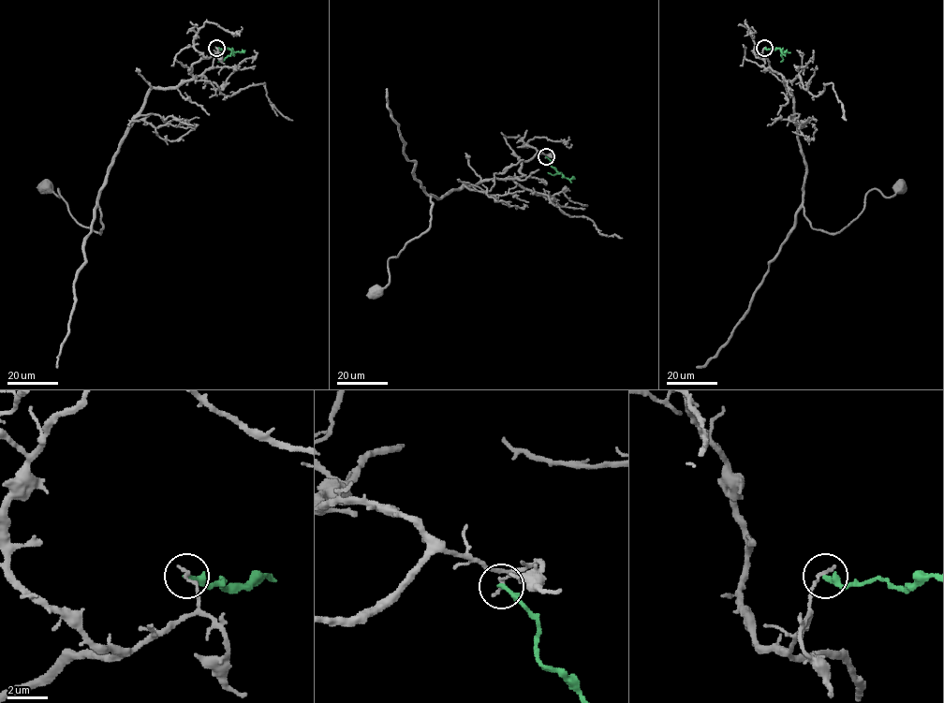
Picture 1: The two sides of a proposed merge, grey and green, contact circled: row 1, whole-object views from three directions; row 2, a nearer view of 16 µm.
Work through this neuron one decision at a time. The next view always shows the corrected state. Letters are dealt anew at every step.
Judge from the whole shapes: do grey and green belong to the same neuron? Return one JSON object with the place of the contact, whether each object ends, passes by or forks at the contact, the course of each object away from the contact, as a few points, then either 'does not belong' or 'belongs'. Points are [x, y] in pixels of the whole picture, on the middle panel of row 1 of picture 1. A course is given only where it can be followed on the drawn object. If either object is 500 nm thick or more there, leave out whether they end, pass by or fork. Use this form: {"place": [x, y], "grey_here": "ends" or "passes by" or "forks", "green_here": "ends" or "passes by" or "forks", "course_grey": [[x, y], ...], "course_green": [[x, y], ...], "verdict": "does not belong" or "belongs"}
{"place": [546, 156], "grey_here": "ends", "green_here": "ends", "course_grey": [[546, 156], [523, 160], [522, 176], [427, 195], [430, 227], [390, 257], [389, 283], [375, 292]], "course_green": [[546, 156], [551, 166], [561, 173], [548, 172]], "verdict": "does not belong"}

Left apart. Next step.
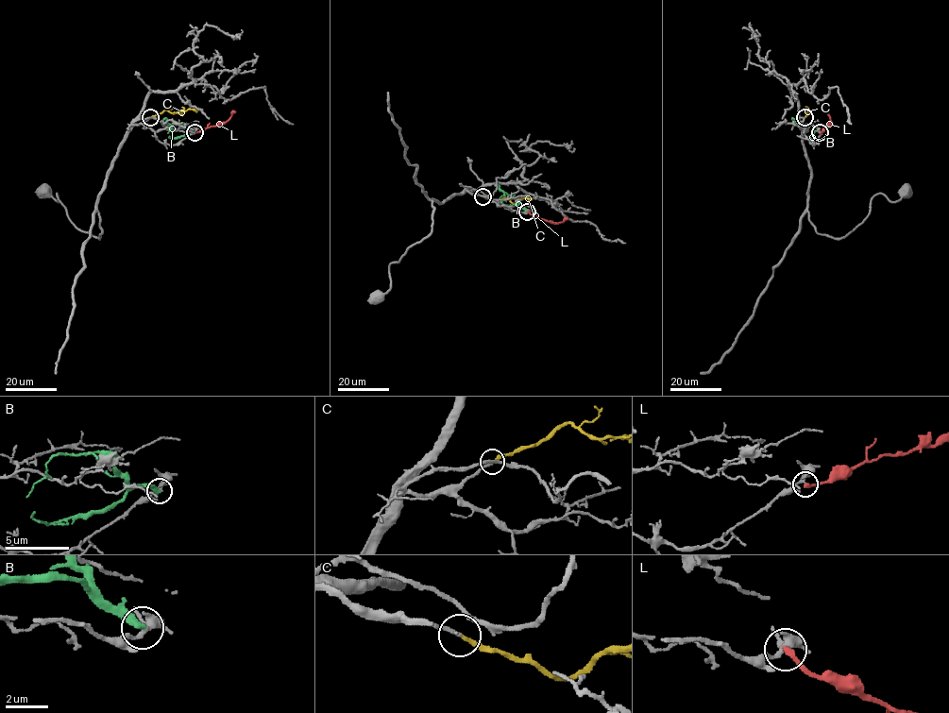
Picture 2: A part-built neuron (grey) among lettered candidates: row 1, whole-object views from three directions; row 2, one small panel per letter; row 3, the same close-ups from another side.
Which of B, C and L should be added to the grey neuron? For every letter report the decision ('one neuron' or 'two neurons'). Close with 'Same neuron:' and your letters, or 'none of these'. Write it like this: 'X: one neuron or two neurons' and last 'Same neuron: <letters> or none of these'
B: two neurons
C: one neuron
L: two neurons
Same neuron: C

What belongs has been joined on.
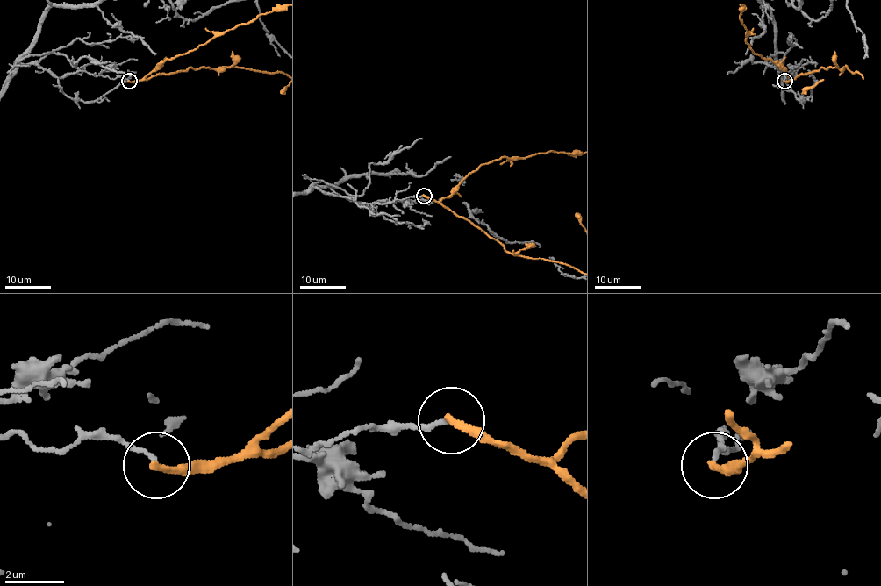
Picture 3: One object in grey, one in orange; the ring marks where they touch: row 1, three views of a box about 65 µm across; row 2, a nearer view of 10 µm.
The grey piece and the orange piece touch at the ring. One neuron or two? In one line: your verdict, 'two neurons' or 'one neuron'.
two neurons

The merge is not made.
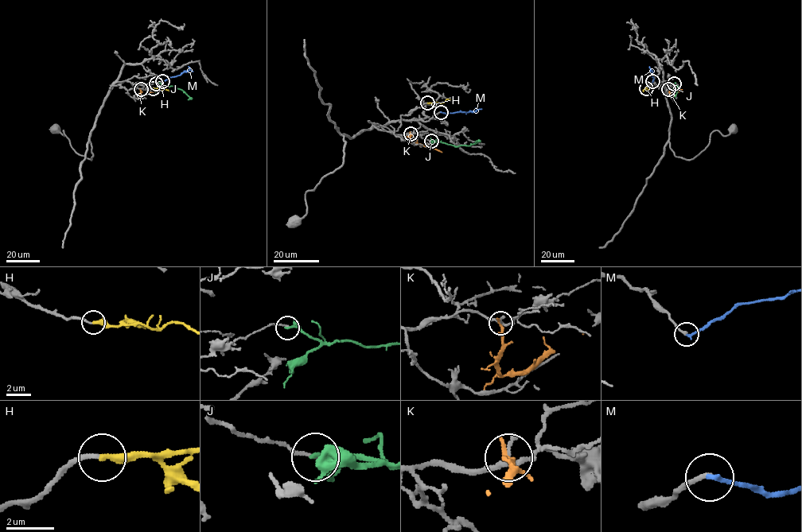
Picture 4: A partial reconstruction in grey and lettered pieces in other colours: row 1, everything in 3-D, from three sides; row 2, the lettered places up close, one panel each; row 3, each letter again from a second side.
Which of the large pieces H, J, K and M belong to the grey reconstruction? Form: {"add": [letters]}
{"add": ["H", "M"]}

